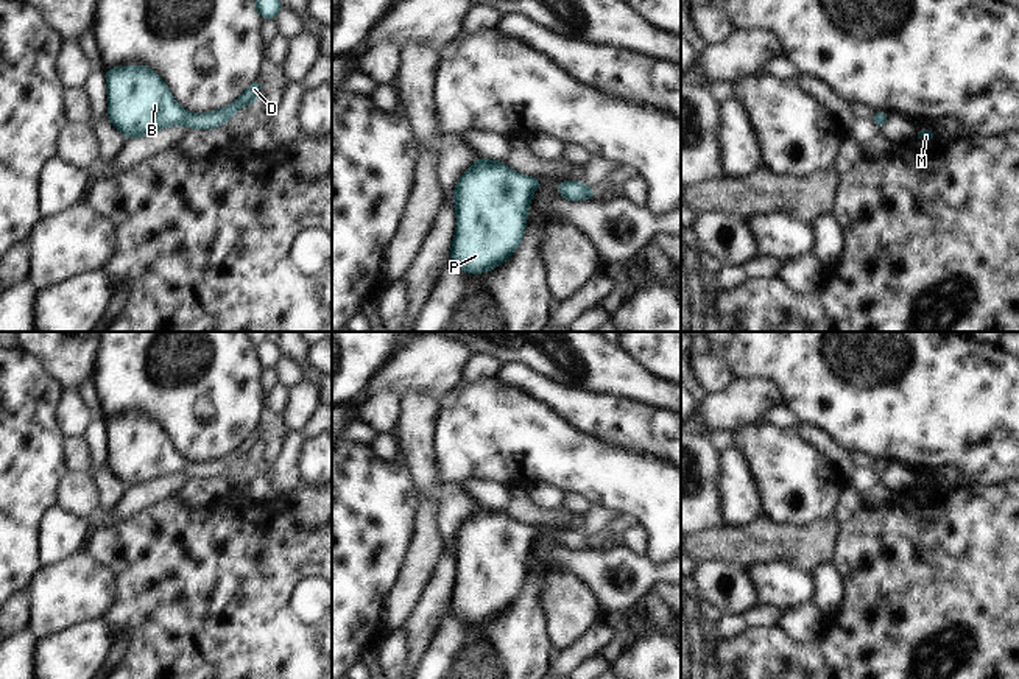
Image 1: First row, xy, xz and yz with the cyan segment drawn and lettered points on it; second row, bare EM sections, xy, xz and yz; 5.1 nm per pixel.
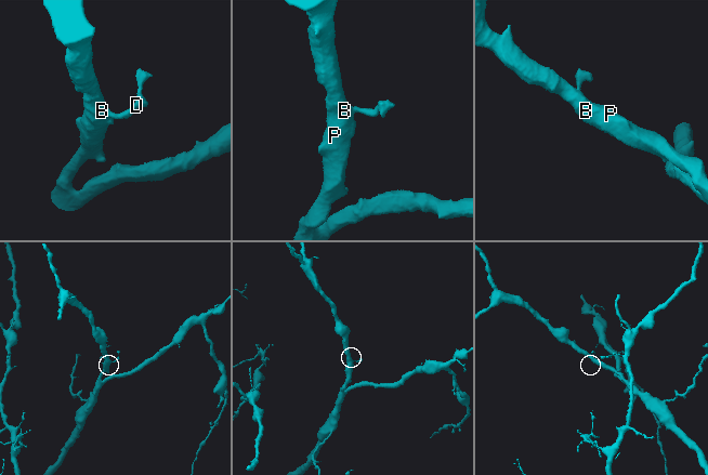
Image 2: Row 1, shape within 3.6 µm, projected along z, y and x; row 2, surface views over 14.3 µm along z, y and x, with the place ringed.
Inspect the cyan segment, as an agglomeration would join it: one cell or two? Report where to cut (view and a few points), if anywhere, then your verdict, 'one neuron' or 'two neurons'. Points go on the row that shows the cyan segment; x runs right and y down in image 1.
no cut; one neuron

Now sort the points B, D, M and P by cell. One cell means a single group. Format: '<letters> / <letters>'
B D M P

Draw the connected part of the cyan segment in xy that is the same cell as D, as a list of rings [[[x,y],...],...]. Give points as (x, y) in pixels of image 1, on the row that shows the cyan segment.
[[[122,65],[104,70],[108,120],[126,137],[143,137],[157,129],[184,125],[189,129],[215,129],[234,114],[257,103],[263,83],[257,78],[237,101],[209,114],[184,111],[164,79],[146,65]]]

